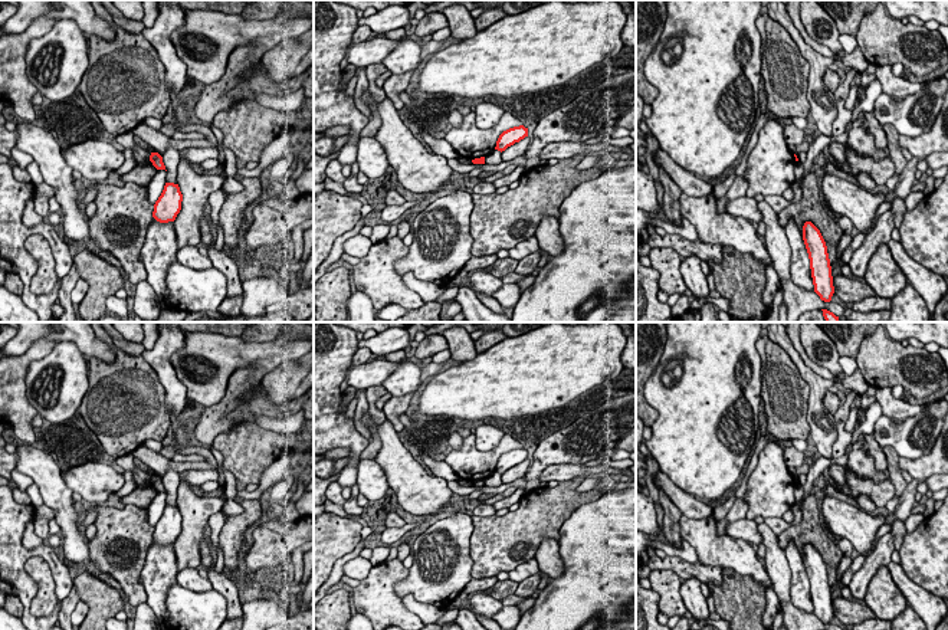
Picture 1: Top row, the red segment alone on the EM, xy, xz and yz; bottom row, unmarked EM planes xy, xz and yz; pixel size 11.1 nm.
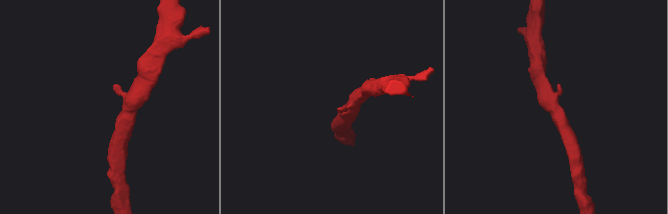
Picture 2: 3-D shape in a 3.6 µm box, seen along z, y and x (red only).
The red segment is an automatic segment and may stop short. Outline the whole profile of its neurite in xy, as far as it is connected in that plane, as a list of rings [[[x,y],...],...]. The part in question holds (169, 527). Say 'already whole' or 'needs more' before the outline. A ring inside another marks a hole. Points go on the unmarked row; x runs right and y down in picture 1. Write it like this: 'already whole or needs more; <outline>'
already whole; [[[165,505],[164,512],[154,526],[152,539],[160,545],[174,544],[181,532],[183,516],[178,506]]]

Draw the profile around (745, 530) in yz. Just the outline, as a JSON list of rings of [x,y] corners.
[[[747,518],[734,521],[726,525],[726,535],[732,538],[739,538],[747,541],[751,545],[761,545],[762,538],[758,532],[755,521],[749,521]]]

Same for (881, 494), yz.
[[[852,470],[846,472],[846,485],[852,490],[847,498],[856,499],[859,495],[866,495],[878,508],[885,508],[886,503],[896,496],[892,480],[875,483],[872,479],[860,478]]]

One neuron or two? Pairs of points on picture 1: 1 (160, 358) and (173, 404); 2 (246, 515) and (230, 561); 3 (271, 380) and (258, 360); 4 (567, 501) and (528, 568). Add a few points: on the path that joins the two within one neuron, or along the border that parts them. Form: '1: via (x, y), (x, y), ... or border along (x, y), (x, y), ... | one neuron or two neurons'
1: via (164, 370), (173, 393) | one neuron
2: via (236, 527), (232, 531), (230, 550) | one neuron
3: border along (298, 358), (282, 361), (259, 381) | two neurons
4: border along (534, 558), (520, 563), (508, 573) | two neurons

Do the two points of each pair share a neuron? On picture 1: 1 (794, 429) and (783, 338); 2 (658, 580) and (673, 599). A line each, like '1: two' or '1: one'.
1: two
2: one

